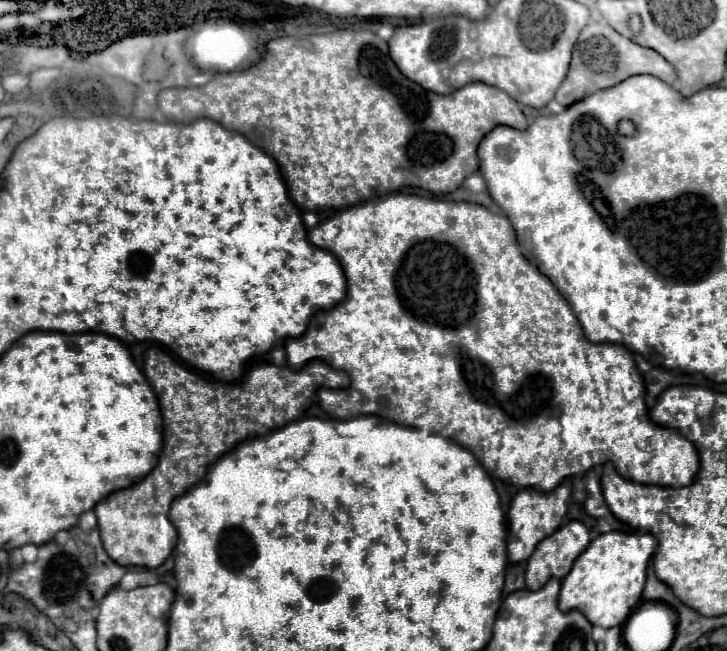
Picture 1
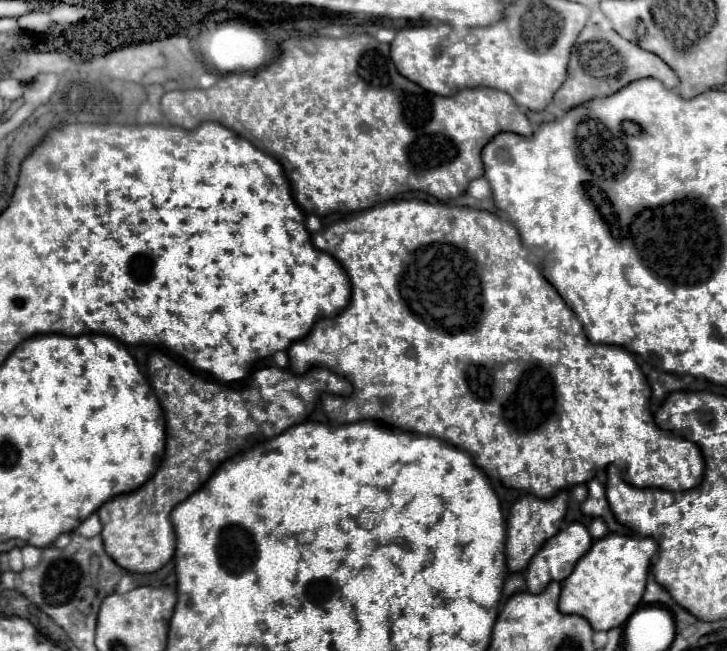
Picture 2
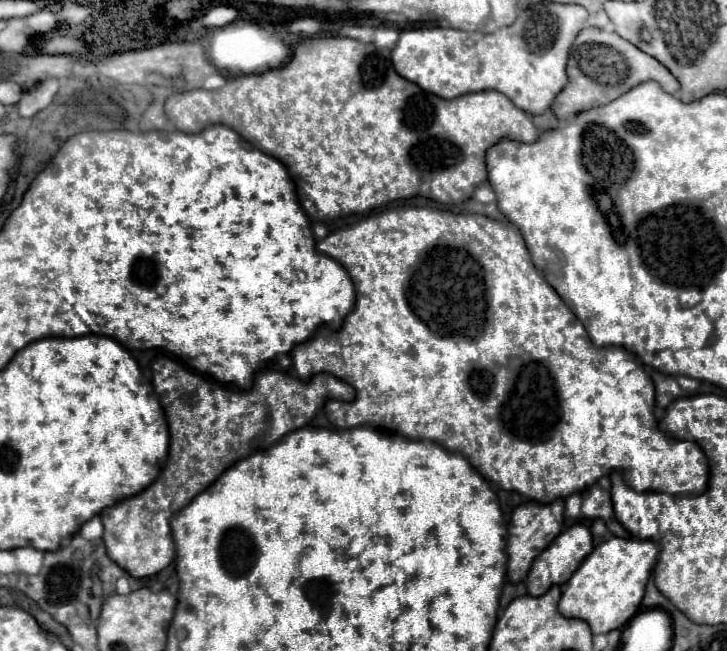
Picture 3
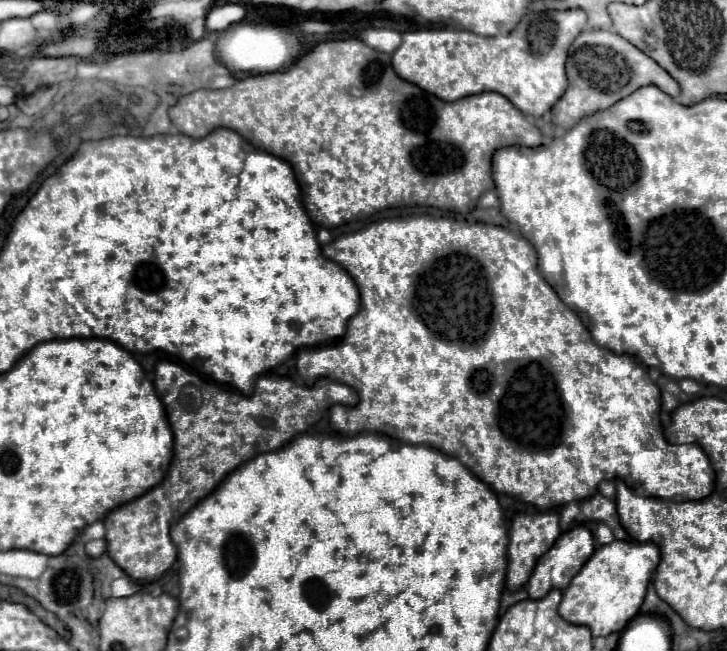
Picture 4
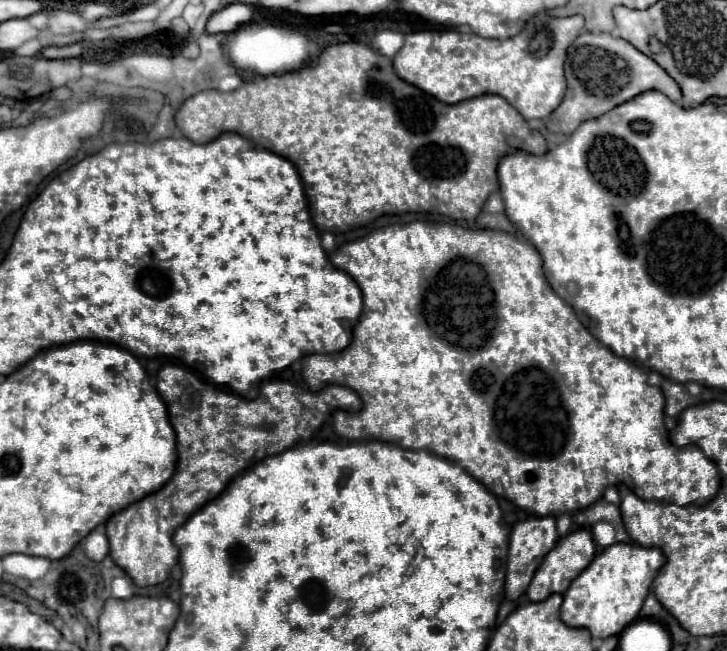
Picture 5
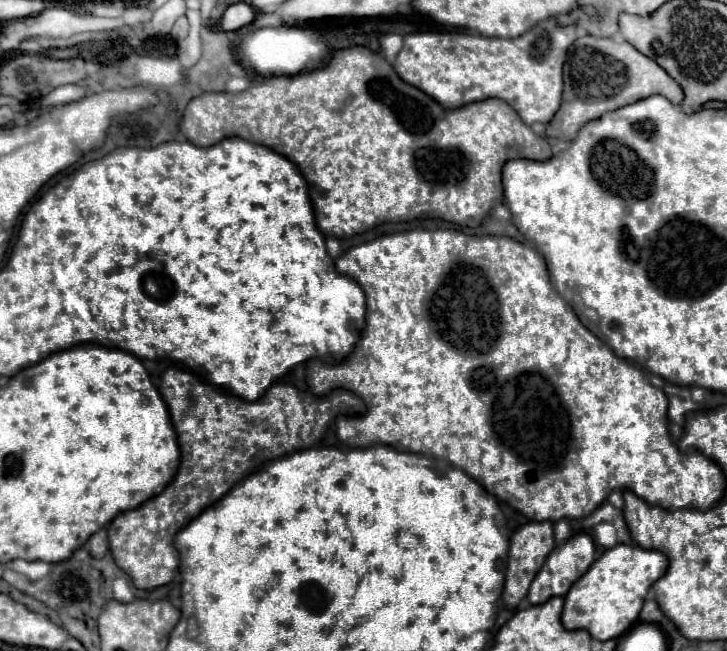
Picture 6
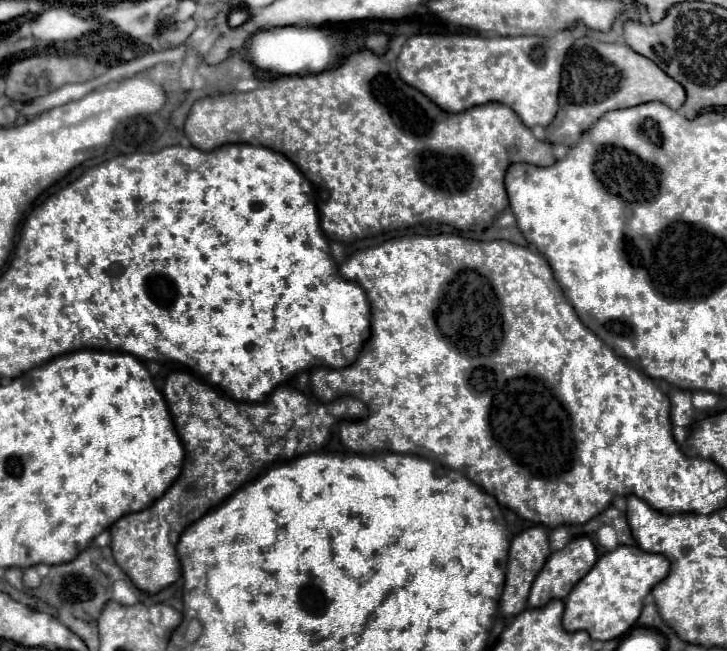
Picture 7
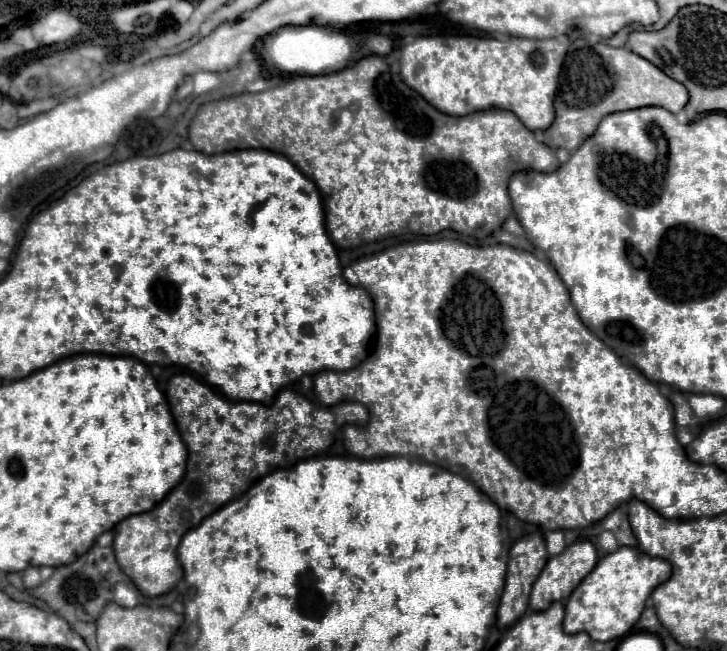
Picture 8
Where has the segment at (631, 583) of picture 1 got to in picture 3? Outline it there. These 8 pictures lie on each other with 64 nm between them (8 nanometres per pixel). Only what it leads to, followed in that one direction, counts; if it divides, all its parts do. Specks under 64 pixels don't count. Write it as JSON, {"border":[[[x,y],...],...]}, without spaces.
{"border":[[[612,536],[582,560],[572,578],[564,584],[558,610],[562,616],[586,620],[594,634],[606,634],[622,628],[640,608],[650,570],[656,562],[658,546],[652,540]]]}

